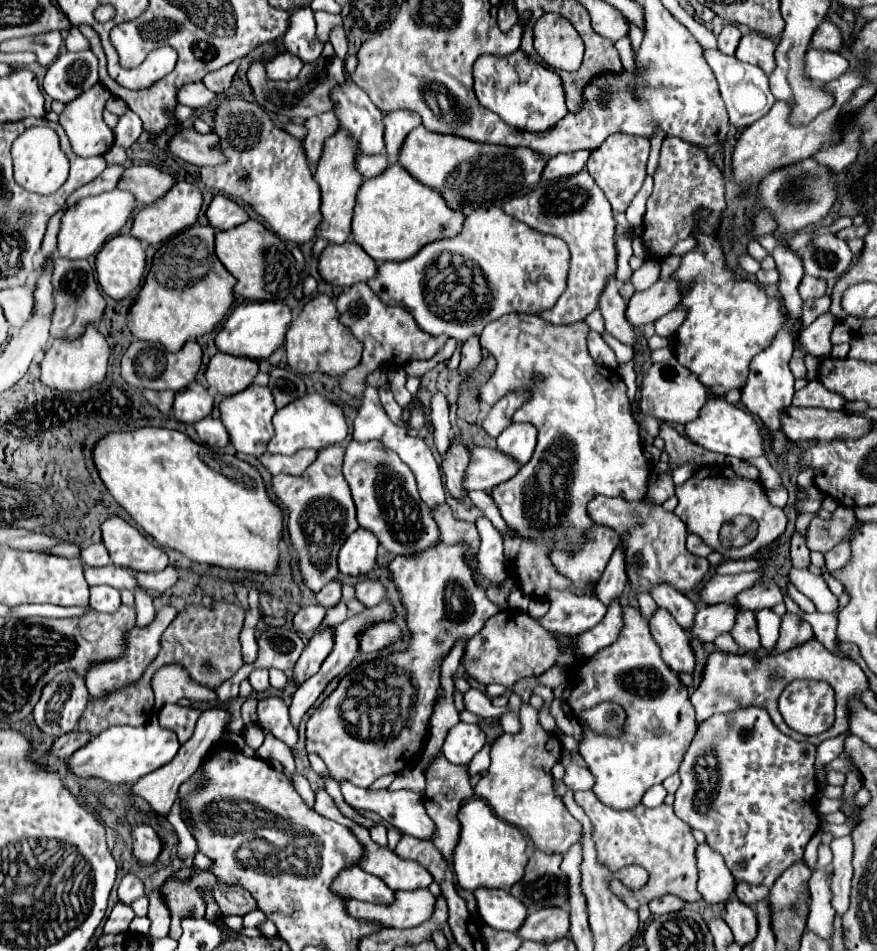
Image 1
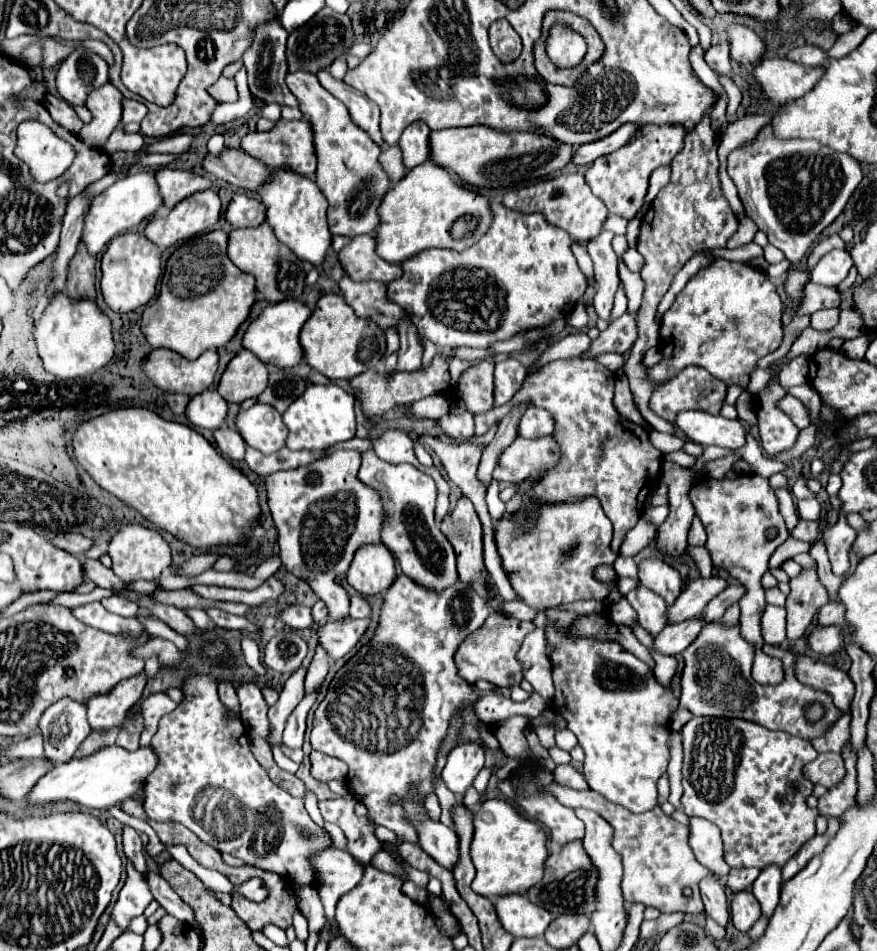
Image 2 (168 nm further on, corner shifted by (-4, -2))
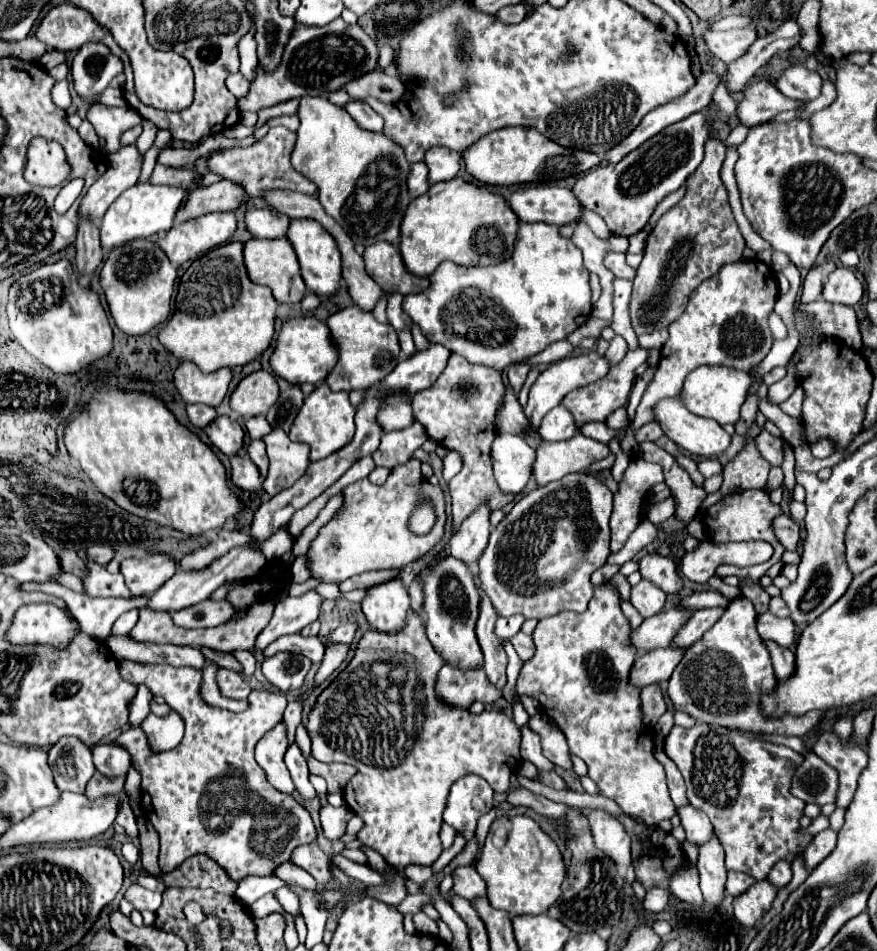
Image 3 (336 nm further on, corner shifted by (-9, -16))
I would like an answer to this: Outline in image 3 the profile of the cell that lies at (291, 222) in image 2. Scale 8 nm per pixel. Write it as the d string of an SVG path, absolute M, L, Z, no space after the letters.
M303 218L303 220L291 220L287 228L287 240L291 242L299 258L301 276L307 284L307 290L317 292L319 296L335 294L339 288L339 280L341 280L341 254L337 250L333 236L329 236L329 232L317 220Z

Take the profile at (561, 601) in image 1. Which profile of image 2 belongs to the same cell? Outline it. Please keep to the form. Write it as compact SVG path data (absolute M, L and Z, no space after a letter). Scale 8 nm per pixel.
M512 600L512 602L504 602L502 604L502 612L516 618L516 620L526 620L526 622L532 622L532 608L518 602L518 600Z

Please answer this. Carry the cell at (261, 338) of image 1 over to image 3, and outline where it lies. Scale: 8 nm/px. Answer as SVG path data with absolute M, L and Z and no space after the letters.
M299 316L299 318L289 318L283 322L281 332L277 336L277 346L271 354L271 368L277 376L287 380L289 384L301 386L305 382L317 384L321 382L329 370L337 362L337 348L329 336L329 328L319 322L313 316Z

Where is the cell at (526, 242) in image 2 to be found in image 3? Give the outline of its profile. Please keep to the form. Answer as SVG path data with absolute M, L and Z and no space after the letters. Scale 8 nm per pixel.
M545 222L519 224L511 258L485 268L441 262L429 276L429 282L427 290L403 298L403 312L411 316L429 342L441 344L449 352L455 352L473 364L485 364L499 372L511 362L539 354L549 344L563 340L591 316L589 272L583 266L581 250L571 240L563 238L559 228Z

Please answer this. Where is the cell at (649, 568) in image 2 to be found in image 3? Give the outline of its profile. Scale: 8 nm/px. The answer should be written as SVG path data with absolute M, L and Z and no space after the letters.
M649 554L641 558L639 572L643 580L649 580L657 588L661 588L665 594L679 594L683 588L683 580L677 572L677 564L659 554Z

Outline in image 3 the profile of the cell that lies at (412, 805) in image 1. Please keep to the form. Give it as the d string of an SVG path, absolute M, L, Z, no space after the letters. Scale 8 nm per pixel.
M459 866L453 870L453 892L467 900L485 896L485 882L473 866Z

